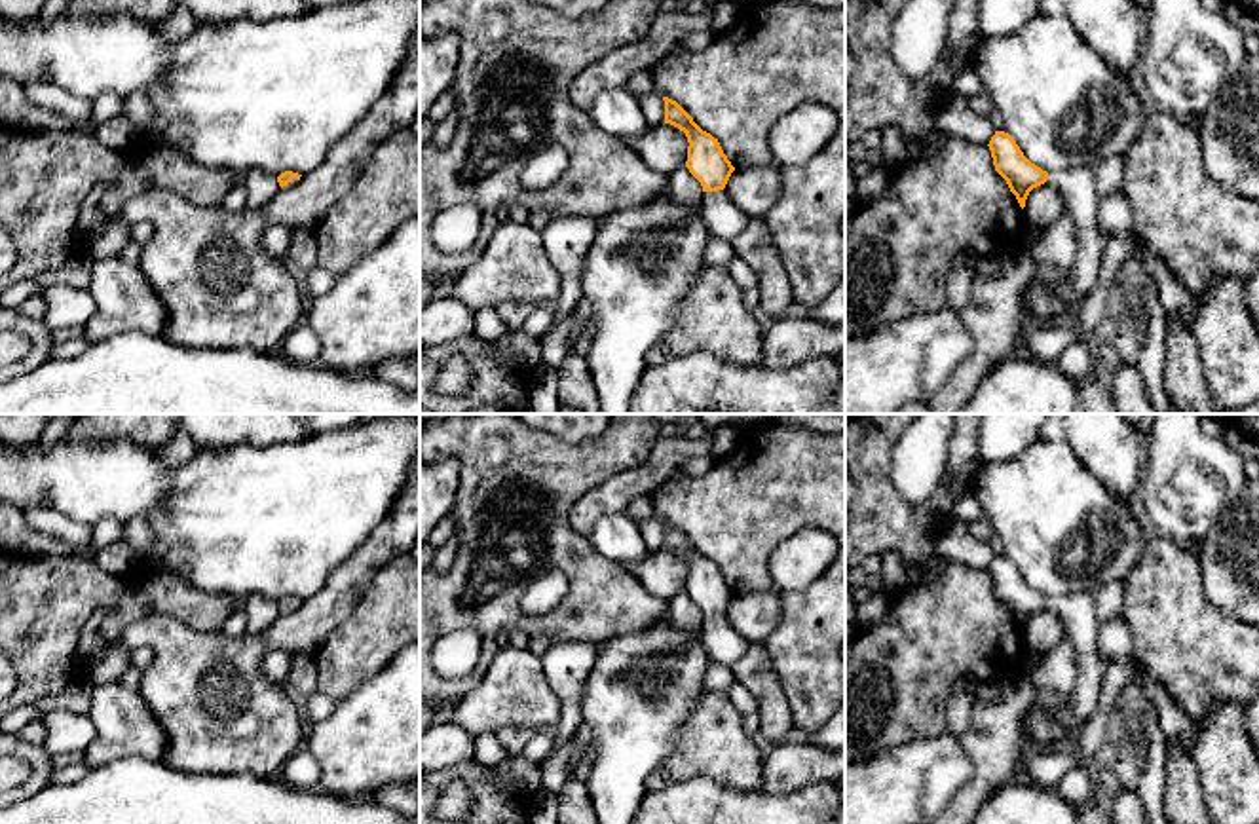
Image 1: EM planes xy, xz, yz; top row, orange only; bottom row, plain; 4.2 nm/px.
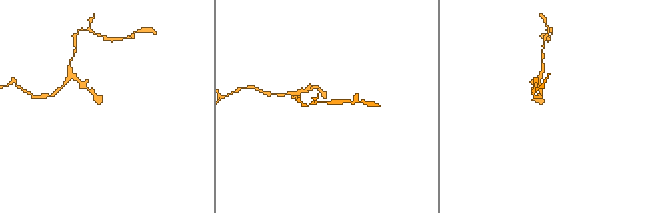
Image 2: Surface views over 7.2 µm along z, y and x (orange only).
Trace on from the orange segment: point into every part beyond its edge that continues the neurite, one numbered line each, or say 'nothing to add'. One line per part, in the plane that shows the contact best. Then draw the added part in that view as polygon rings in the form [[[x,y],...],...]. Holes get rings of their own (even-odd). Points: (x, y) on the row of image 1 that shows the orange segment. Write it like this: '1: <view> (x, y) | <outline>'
1: xz (722, 219) | [[[723,190],[705,192],[701,199],[703,226],[714,239],[735,239],[752,220]]]

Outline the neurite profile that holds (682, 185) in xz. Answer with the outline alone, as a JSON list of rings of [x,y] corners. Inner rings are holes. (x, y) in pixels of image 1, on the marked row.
[[[680,165],[668,175],[668,194],[678,203],[695,203],[703,199],[701,182],[689,173],[686,165]]]

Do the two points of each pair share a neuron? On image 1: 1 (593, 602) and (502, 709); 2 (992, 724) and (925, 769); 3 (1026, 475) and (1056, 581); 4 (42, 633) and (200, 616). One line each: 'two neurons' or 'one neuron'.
1: two neurons
2: two neurons
3: one neuron
4: one neuron

